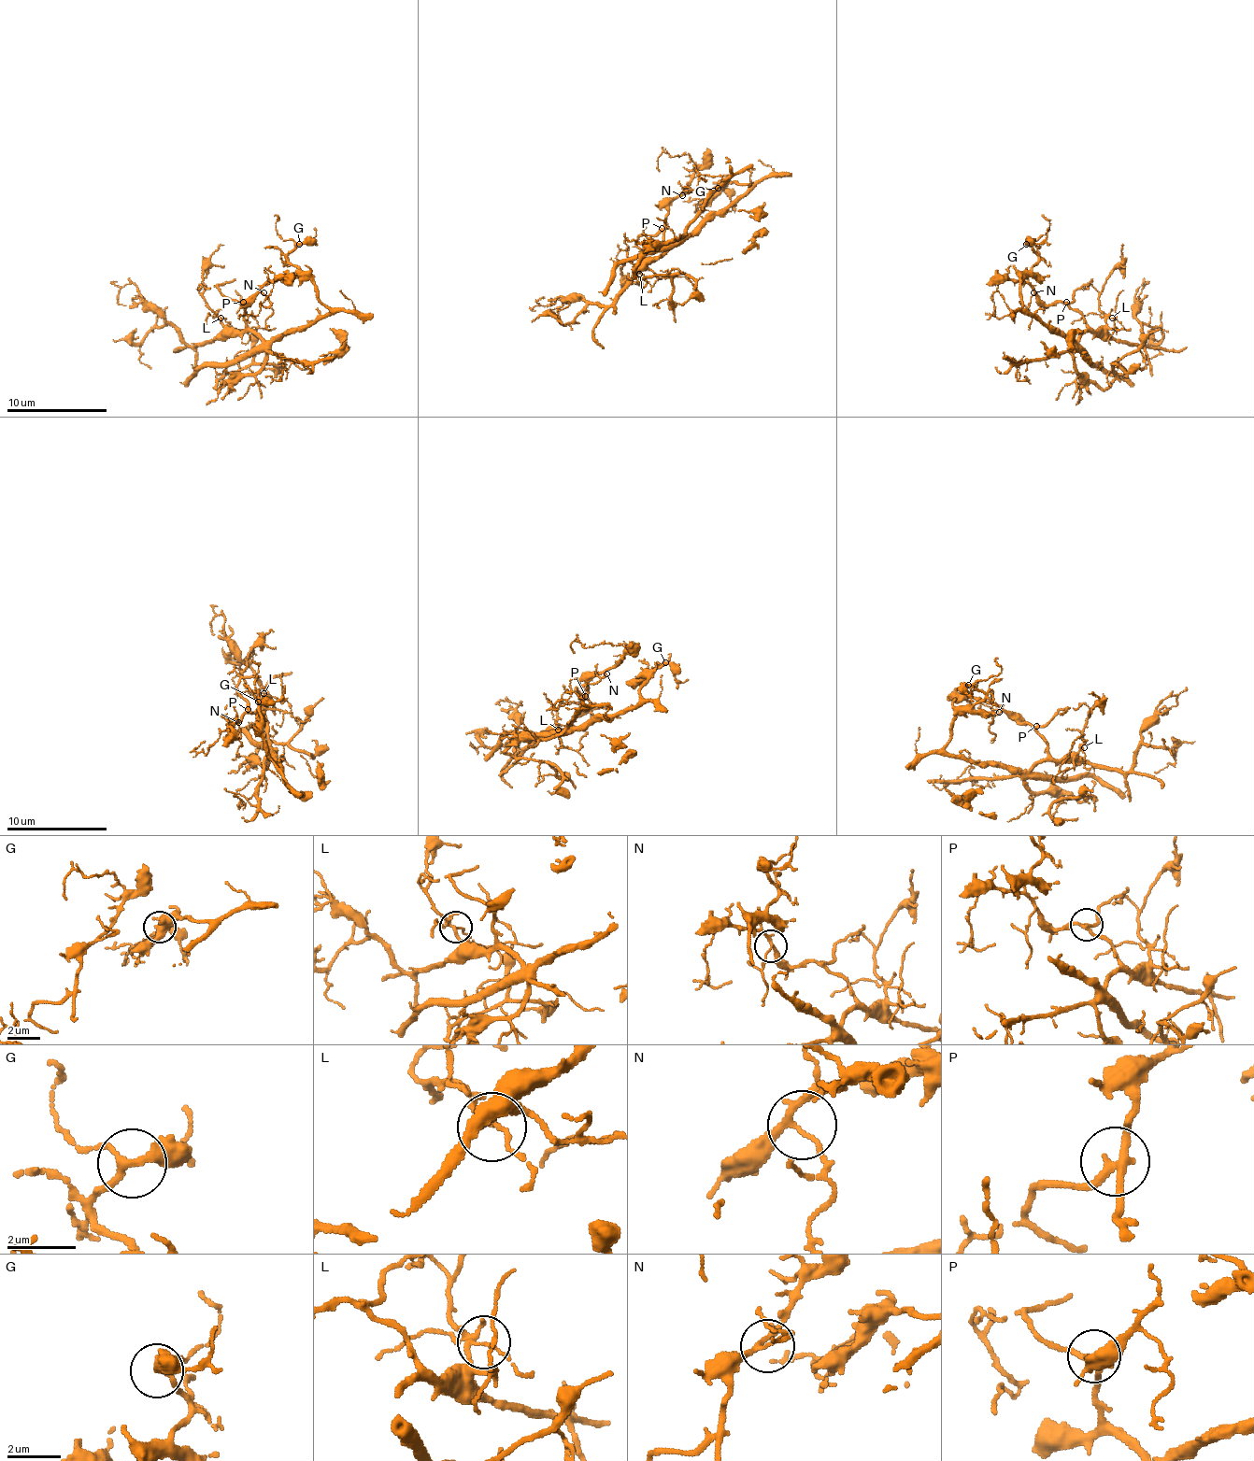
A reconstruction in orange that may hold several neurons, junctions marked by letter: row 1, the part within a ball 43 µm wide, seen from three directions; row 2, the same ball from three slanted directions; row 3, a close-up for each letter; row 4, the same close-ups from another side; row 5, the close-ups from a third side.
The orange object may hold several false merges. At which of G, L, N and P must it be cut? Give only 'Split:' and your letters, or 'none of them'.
Split: none of them

